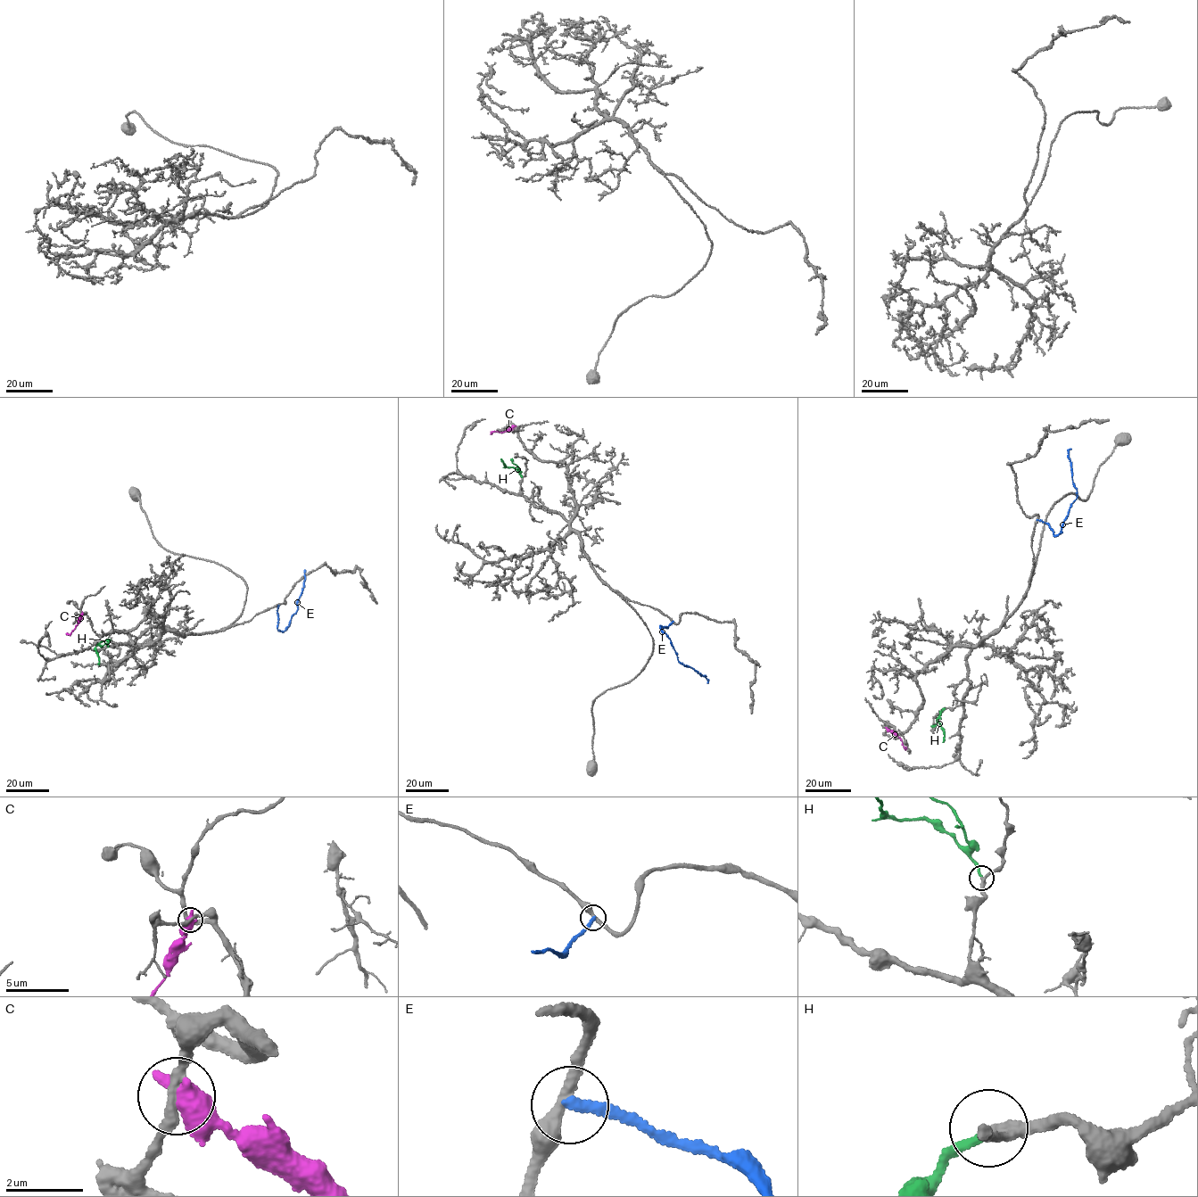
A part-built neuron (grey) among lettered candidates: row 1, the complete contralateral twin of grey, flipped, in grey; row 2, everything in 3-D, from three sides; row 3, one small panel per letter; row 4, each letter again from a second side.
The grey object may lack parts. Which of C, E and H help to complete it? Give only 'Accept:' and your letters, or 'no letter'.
Accept: H

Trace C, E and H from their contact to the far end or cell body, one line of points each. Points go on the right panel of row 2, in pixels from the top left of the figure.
C: (887, 729), (906, 747)
E: (1037, 520), (1049, 525), (1054, 536), (1060, 534), (1077, 495), (1068, 457), (1071, 449)
H: (945, 708), (938, 720), (944, 731), (943, 741)

